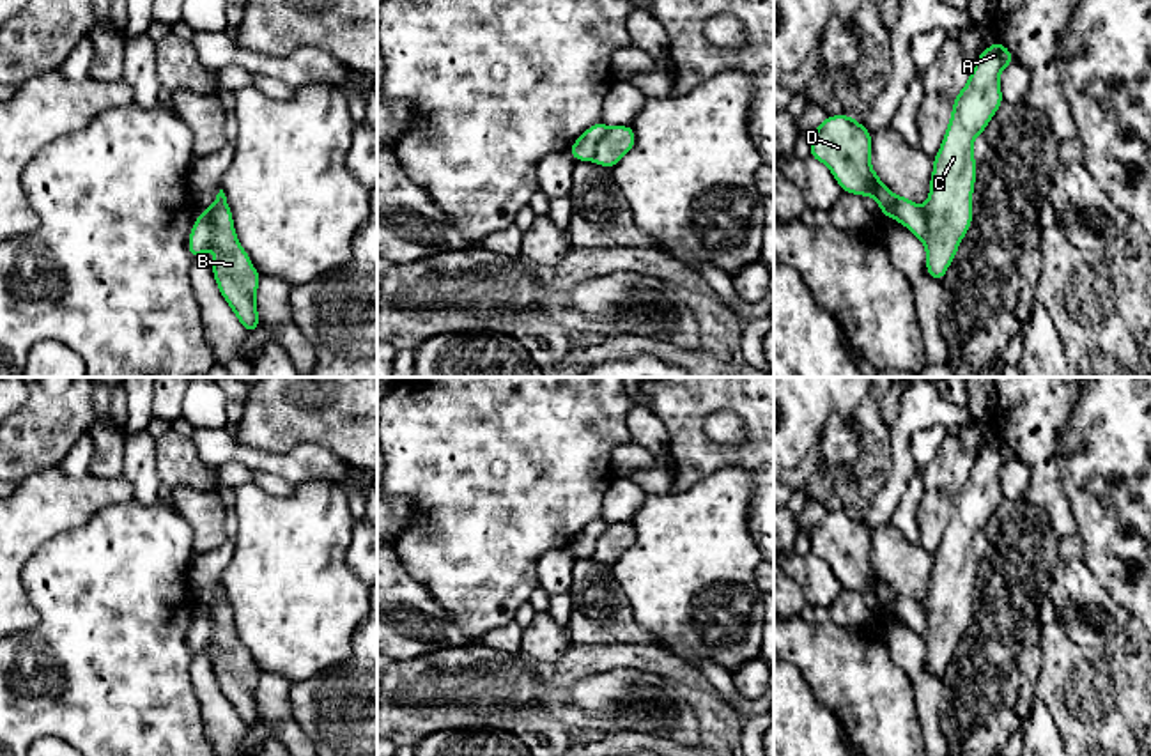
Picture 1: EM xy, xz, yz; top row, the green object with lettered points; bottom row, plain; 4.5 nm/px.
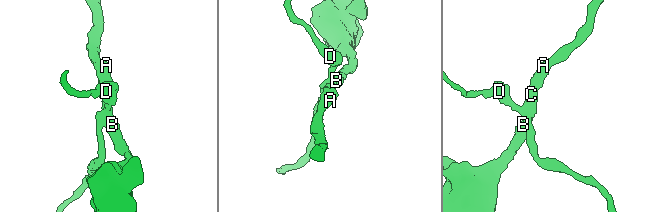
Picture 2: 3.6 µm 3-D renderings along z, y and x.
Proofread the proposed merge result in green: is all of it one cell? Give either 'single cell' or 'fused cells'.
fused cells

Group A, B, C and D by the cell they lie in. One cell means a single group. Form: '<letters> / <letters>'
A B C / D

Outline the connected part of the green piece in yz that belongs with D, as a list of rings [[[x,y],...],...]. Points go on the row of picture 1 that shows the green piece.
[[[827,115],[813,131],[809,158],[822,161],[843,193],[873,197],[884,216],[900,221],[921,241],[926,234],[923,207],[894,195],[871,166],[871,131],[854,115]]]

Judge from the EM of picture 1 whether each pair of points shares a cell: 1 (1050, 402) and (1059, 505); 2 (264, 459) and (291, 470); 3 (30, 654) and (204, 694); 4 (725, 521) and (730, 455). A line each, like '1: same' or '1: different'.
1: same
2: same
3: different
4: different

